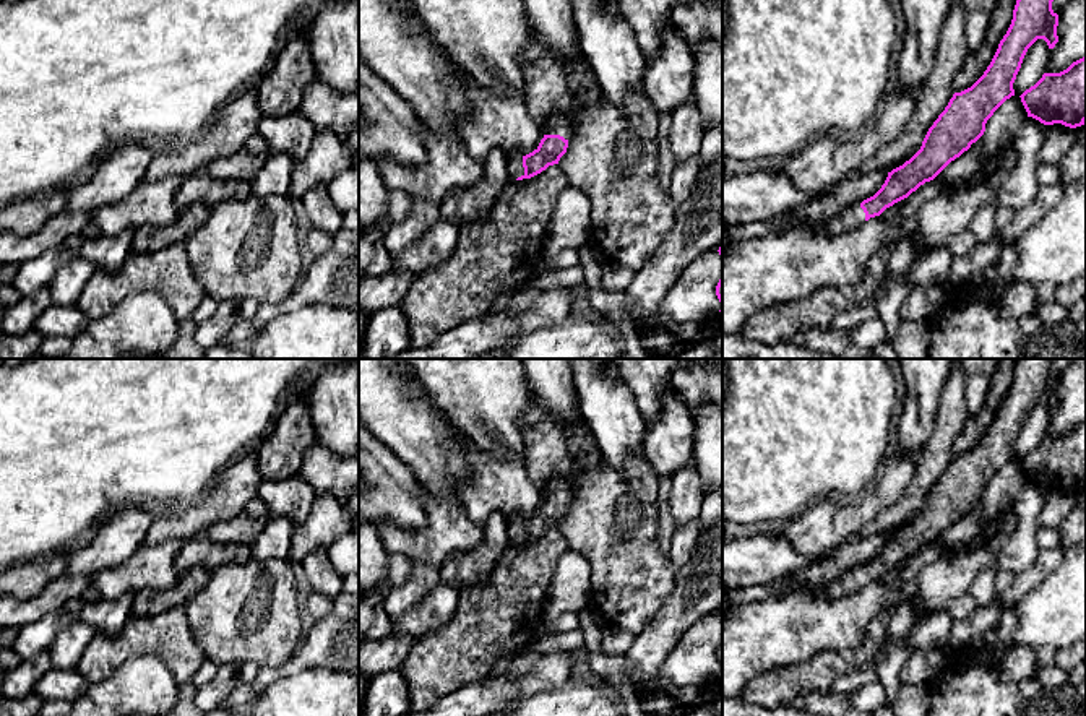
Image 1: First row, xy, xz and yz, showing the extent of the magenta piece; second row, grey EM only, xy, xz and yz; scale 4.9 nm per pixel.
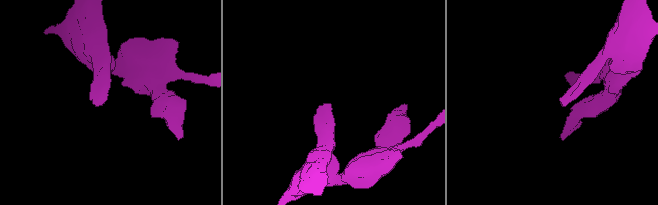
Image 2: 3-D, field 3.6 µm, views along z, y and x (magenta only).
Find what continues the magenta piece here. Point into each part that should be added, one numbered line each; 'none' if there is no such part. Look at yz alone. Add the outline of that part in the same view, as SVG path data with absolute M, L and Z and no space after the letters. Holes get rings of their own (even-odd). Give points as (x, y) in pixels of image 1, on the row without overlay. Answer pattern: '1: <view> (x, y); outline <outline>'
1: yz (854, 580); outline M855 568L833 583L826 584L828 594L834 599L859 591L865 584L865 576L860 568Z

